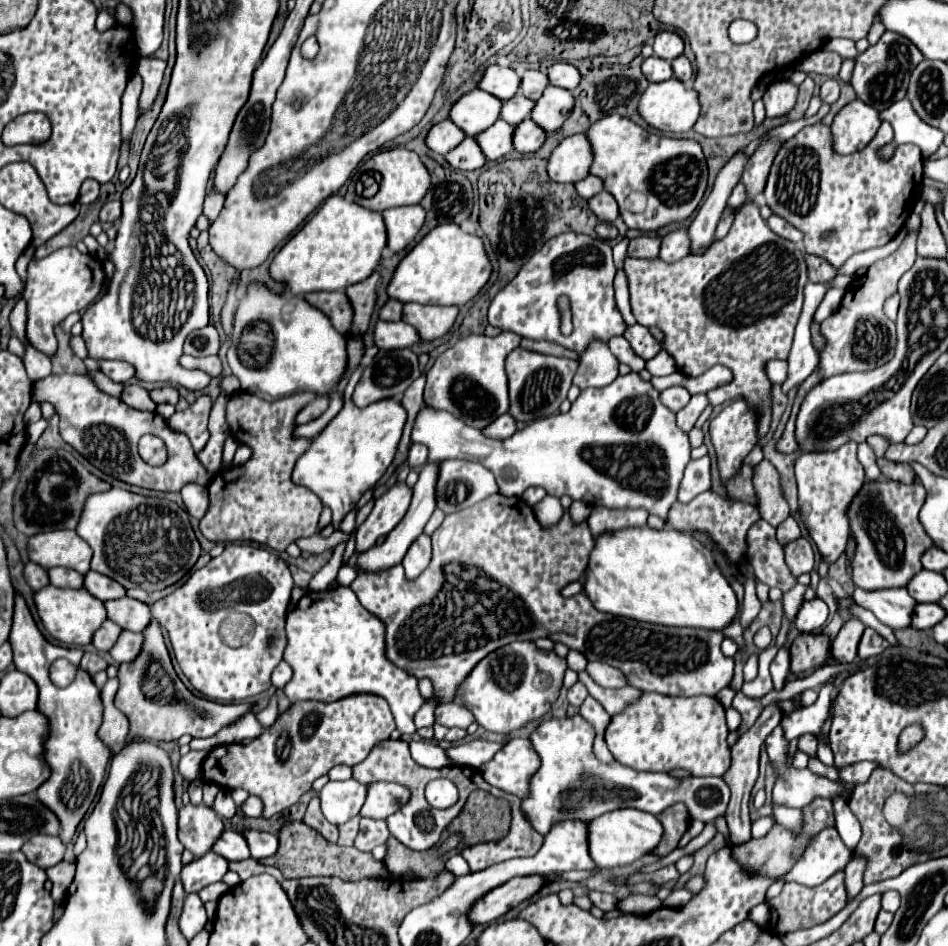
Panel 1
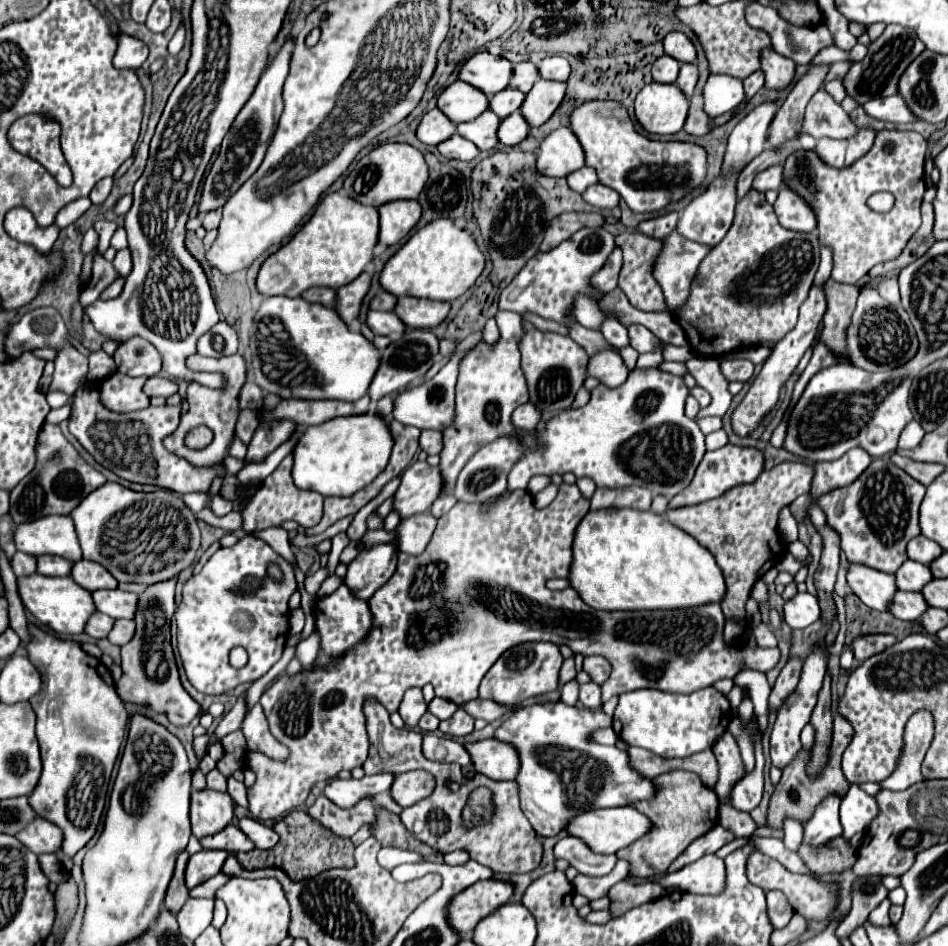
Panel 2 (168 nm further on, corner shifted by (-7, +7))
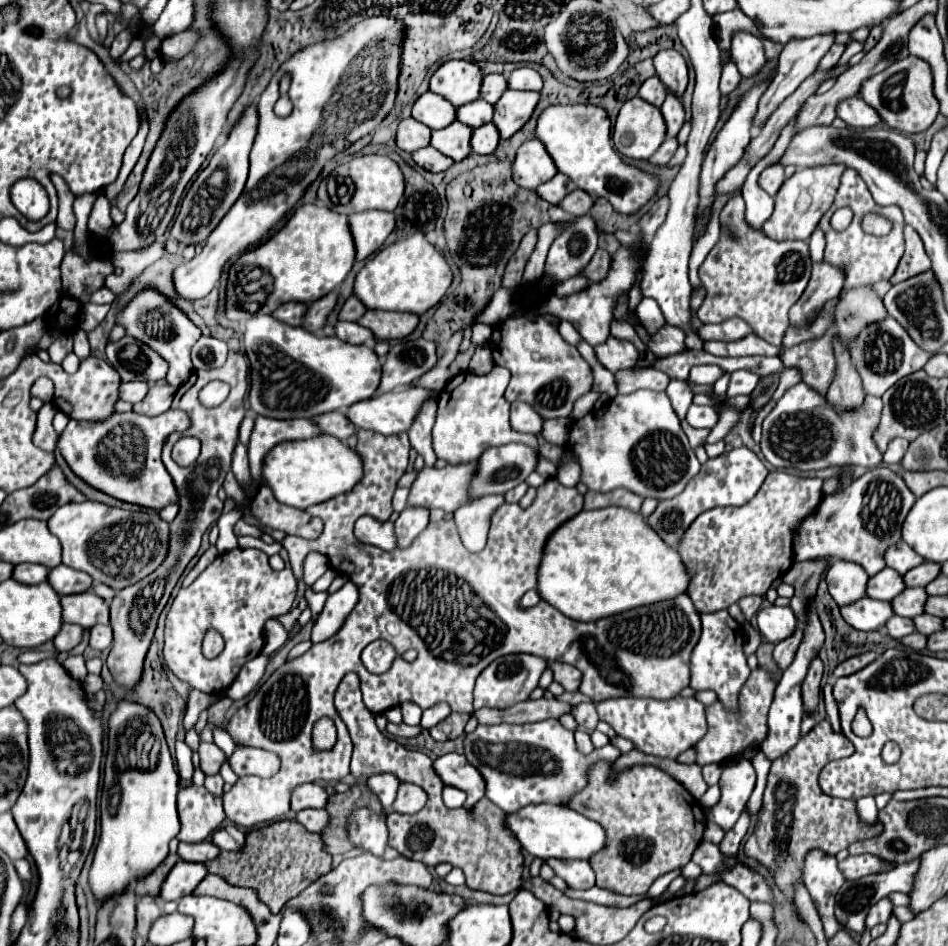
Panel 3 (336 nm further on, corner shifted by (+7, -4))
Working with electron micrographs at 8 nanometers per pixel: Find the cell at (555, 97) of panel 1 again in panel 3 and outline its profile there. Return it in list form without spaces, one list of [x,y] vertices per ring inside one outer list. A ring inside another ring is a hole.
[[[507,89],[501,99],[493,105],[493,125],[499,131],[501,139],[509,139],[525,121],[531,117],[535,105],[539,101],[539,93],[535,91],[513,91]]]

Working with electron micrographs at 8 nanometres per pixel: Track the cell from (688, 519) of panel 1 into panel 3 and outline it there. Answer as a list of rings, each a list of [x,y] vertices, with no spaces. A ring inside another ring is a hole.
[[[773,471],[757,495],[743,507],[715,507],[701,513],[701,517],[697,517],[697,521],[693,521],[693,525],[685,531],[685,537],[677,547],[677,553],[681,555],[681,561],[689,573],[687,595],[691,597],[695,609],[699,613],[713,613],[727,609],[731,603],[747,595],[763,597],[771,583],[785,575],[793,565],[793,537],[797,535],[797,529],[805,517],[811,517],[819,509],[821,501],[823,479],[801,479],[785,471]]]

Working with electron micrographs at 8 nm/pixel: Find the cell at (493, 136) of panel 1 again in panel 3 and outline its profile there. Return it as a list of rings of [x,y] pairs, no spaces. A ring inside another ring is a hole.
[[[453,121],[453,125],[447,125],[443,129],[437,129],[431,133],[431,147],[435,147],[439,153],[451,157],[453,161],[463,161],[469,155],[469,129],[467,125],[461,125],[459,121]]]

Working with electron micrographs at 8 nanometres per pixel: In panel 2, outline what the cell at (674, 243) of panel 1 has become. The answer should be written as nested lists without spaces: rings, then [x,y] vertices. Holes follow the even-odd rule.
[[[719,174],[709,188],[699,194],[697,198],[691,200],[691,204],[681,212],[679,222],[677,222],[677,232],[693,242],[701,242],[701,244],[719,244],[723,240],[723,236],[727,234],[727,230],[731,228],[733,222],[733,212],[735,212],[735,182],[737,182],[739,174],[733,174],[731,178],[725,178],[723,174]]]

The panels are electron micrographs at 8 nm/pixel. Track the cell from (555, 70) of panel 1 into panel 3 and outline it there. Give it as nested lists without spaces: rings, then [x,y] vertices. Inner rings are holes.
[[[519,67],[509,73],[507,85],[509,85],[509,89],[519,89],[519,91],[541,91],[543,81],[535,69]]]

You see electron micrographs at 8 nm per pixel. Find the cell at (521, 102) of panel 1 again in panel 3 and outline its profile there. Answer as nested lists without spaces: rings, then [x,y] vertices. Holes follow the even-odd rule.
[[[471,101],[467,105],[461,105],[457,107],[457,121],[469,125],[469,127],[481,127],[485,123],[489,123],[493,119],[493,107],[487,103],[487,101]]]

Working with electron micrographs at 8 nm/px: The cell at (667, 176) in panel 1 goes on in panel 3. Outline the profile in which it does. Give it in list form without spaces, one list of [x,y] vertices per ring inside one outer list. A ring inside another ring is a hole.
[[[549,105],[537,119],[537,139],[545,145],[557,171],[565,173],[579,189],[591,197],[607,199],[615,211],[633,213],[641,209],[657,191],[657,181],[621,161],[609,143],[609,115],[595,105]]]

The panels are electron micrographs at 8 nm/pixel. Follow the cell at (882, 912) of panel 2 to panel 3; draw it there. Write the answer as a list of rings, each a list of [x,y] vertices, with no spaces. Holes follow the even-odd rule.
[[[883,897],[879,903],[875,903],[867,915],[867,927],[873,927],[877,923],[887,923],[889,915],[893,911],[893,903],[889,897]]]

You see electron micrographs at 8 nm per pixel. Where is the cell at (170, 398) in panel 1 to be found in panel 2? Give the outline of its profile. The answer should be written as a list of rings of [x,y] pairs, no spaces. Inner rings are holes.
[[[151,376],[145,386],[143,386],[145,394],[147,396],[163,396],[163,398],[169,398],[171,394],[177,394],[179,386],[175,380],[167,378],[167,376]]]

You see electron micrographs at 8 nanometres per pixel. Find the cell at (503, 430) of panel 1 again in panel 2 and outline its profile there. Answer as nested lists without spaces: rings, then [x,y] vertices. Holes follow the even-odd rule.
[[[529,402],[517,406],[511,414],[511,424],[521,430],[533,430],[537,422],[539,422],[539,410],[535,410],[535,406],[531,406]]]

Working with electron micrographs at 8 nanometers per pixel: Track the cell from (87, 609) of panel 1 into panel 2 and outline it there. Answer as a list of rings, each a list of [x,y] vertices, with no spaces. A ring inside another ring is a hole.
[[[31,574],[31,576],[17,578],[17,586],[25,608],[35,616],[35,620],[49,626],[57,634],[83,634],[87,620],[95,614],[91,592],[79,588],[79,584],[71,576],[51,578],[51,576]]]

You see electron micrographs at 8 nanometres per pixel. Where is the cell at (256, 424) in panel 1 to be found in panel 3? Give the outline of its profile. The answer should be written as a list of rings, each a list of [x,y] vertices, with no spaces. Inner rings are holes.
[[[267,485],[259,487],[255,499],[251,501],[251,511],[263,525],[301,535],[305,539],[317,539],[323,531],[323,521],[319,517],[311,517],[305,511],[289,505],[281,505]]]

